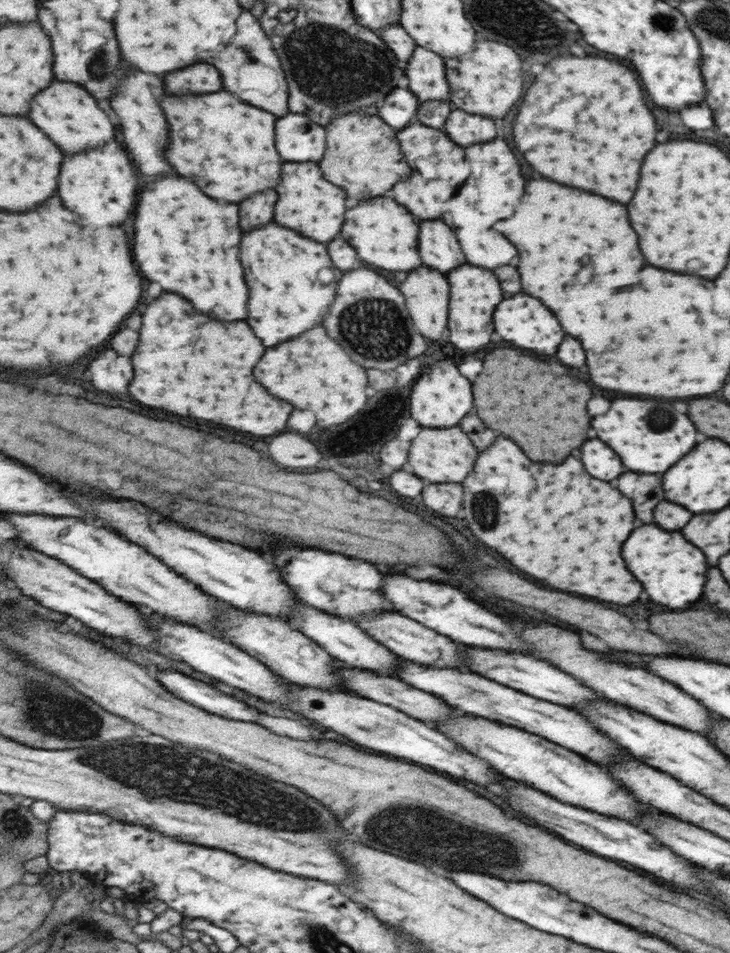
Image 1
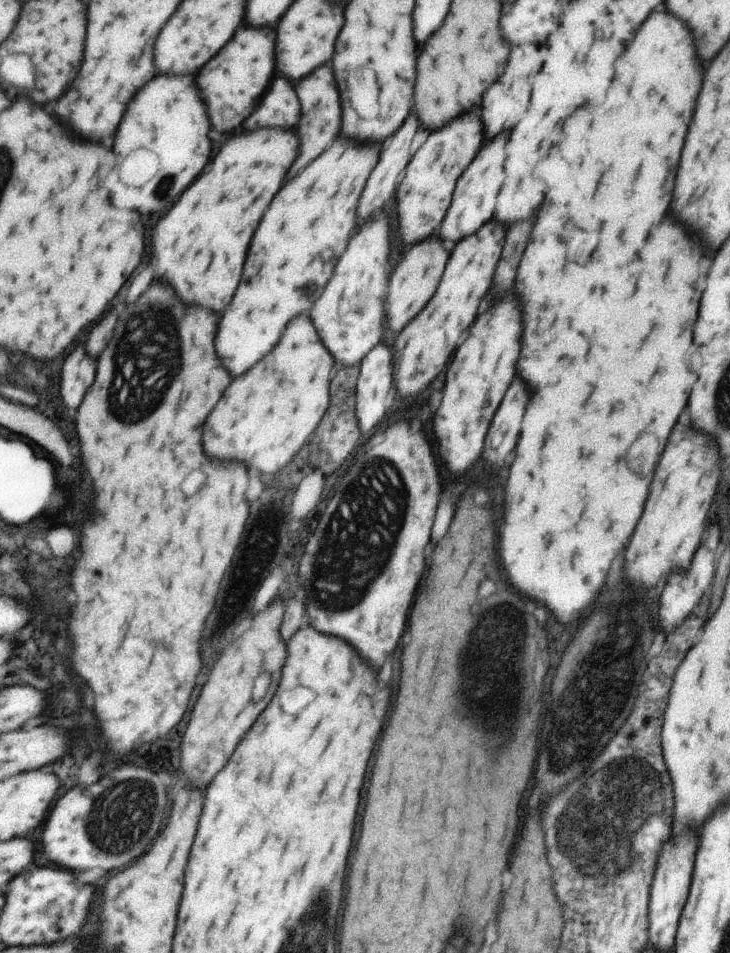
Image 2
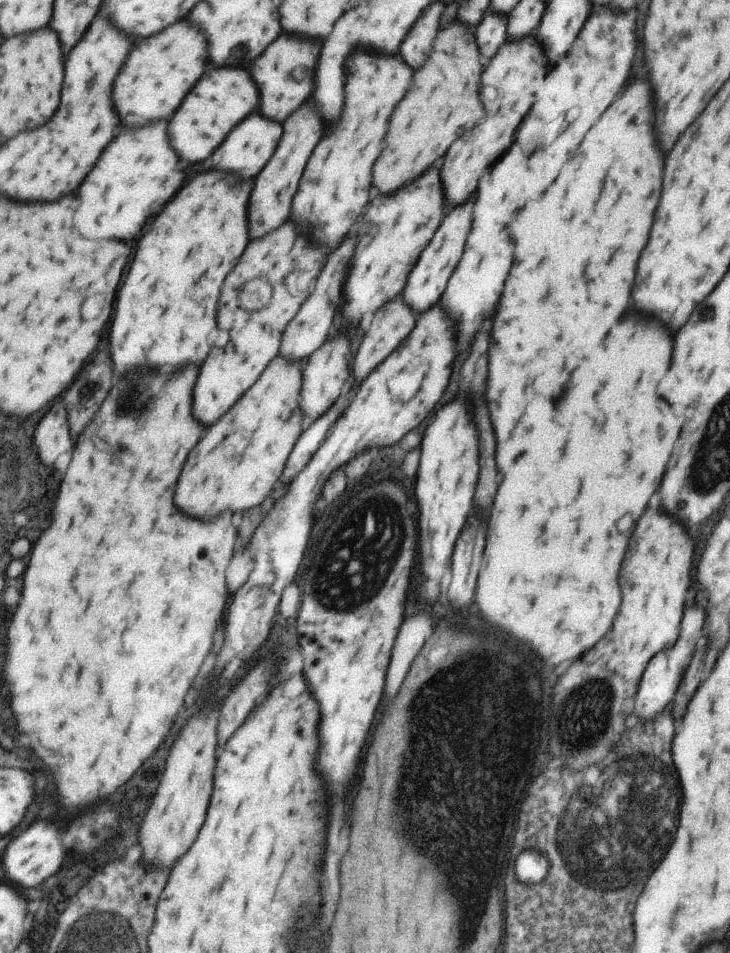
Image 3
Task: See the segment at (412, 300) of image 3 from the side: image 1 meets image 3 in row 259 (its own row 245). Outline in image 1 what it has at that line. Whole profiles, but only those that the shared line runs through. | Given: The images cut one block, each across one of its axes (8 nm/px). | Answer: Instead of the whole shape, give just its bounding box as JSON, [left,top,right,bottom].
[423,222,465,274]

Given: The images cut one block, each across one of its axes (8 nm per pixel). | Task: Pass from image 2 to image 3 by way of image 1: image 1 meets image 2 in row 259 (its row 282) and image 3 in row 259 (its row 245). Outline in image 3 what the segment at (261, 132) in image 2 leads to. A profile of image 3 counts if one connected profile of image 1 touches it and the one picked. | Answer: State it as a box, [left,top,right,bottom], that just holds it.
[111,170,253,378]

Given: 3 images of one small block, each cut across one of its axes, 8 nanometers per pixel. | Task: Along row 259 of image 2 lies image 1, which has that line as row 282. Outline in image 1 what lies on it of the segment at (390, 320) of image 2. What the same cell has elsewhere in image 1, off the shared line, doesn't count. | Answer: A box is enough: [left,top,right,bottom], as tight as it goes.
[399,268,449,340]

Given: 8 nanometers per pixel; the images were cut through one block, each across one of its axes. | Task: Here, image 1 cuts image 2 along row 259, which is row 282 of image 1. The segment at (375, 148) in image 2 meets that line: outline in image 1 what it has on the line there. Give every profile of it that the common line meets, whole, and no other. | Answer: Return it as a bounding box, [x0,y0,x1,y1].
[243,224,343,348]

